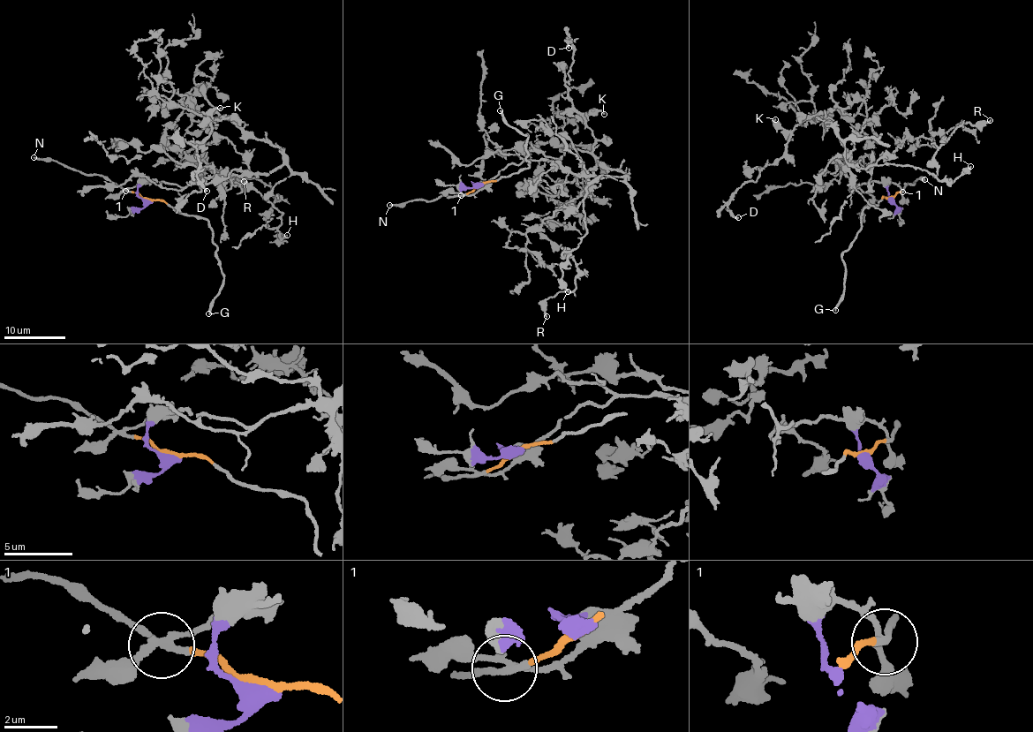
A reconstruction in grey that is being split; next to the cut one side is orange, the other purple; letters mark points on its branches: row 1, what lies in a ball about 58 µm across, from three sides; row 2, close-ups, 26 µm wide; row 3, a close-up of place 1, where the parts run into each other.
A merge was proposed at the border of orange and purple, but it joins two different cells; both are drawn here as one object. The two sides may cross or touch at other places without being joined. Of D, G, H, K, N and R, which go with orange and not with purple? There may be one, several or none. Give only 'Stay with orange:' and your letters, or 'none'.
Stay with orange: G, N

